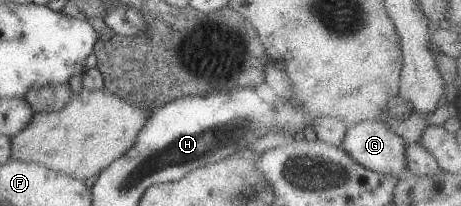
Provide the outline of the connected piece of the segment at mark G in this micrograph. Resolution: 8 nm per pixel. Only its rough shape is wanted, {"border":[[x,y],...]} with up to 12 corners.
{"border":[[382,119],[347,127],[337,145],[363,168],[399,179],[405,143]]}

